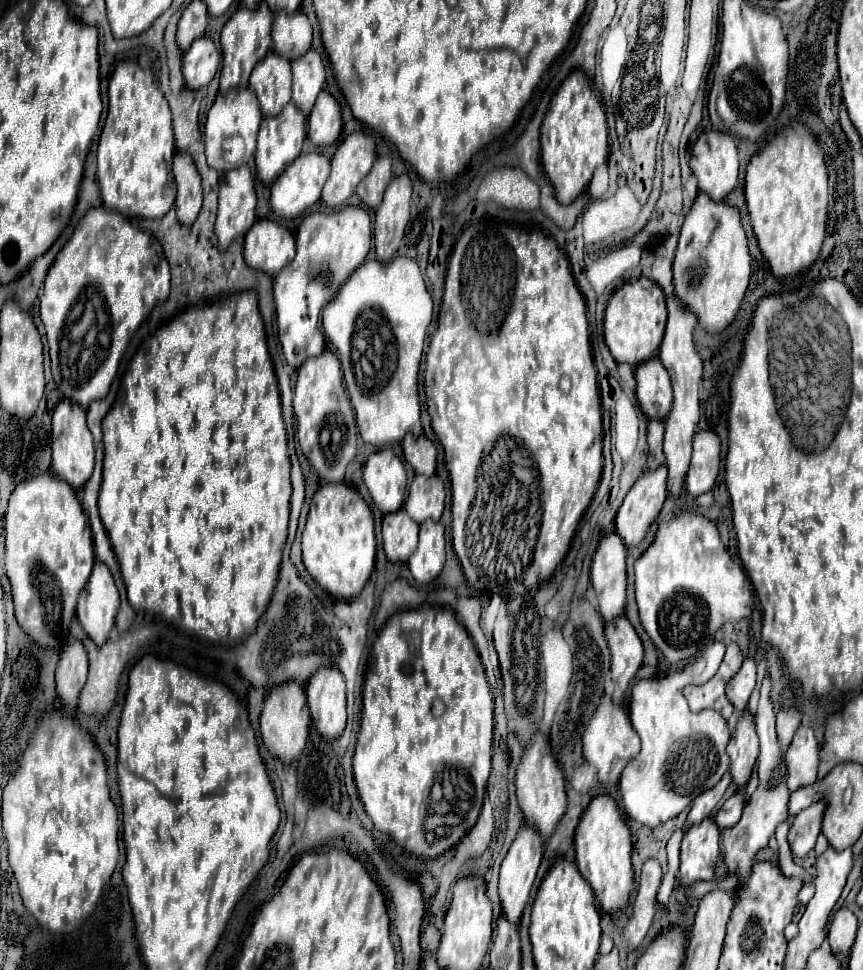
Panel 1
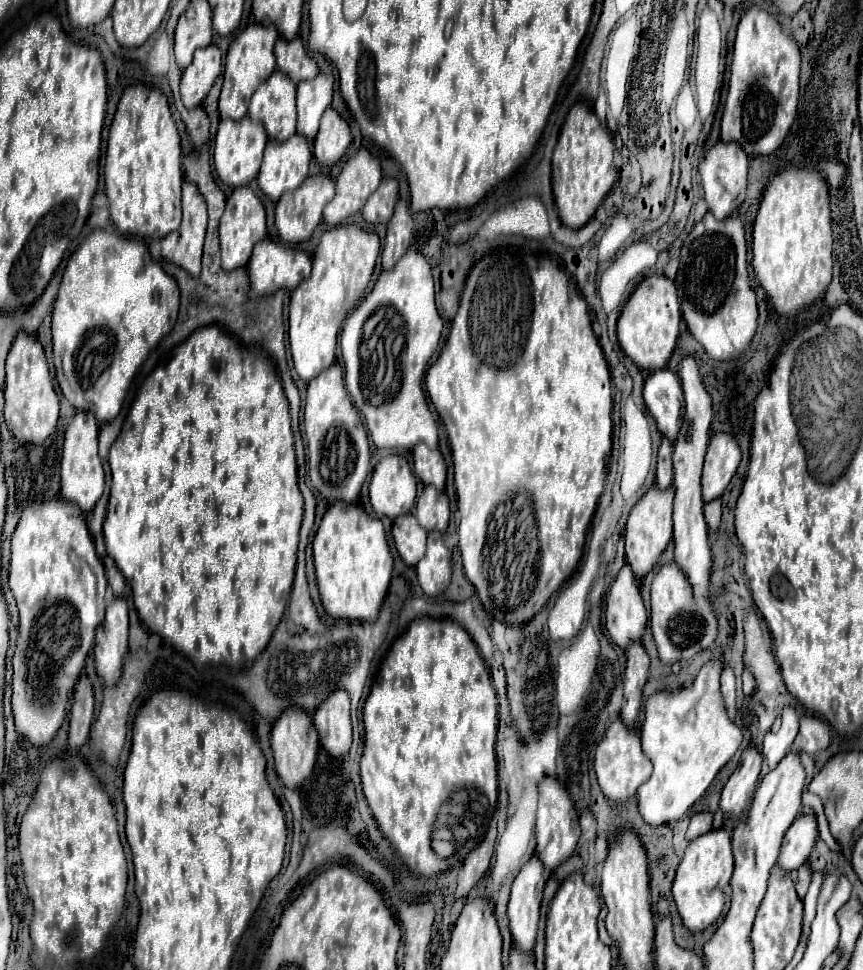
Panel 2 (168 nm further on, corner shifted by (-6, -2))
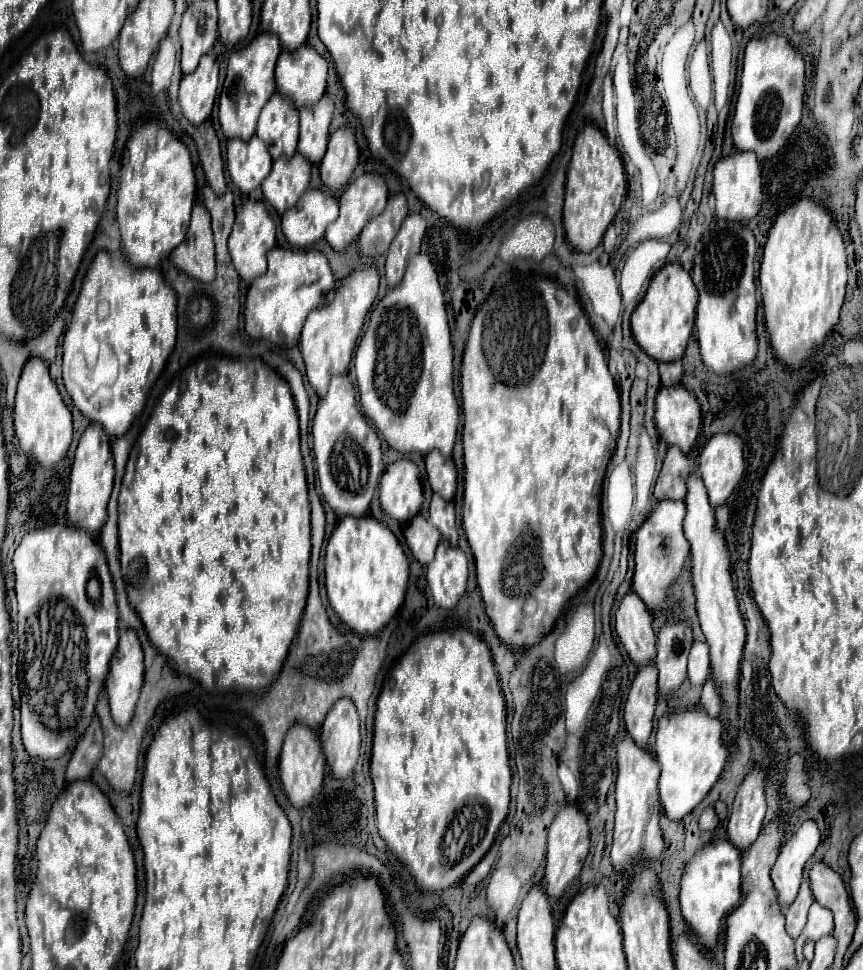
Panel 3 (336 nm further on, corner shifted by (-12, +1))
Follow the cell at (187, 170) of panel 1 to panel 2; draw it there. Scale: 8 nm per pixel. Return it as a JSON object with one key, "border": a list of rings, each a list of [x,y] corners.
{"border":[[[184,180],[182,184],[182,224],[178,230],[170,232],[166,238],[162,238],[160,242],[150,246],[150,252],[156,260],[170,260],[178,266],[182,266],[184,270],[188,270],[192,276],[200,274],[200,260],[202,260],[202,246],[204,246],[204,234],[206,234],[206,202],[198,190],[198,186],[194,186],[194,182]]]}

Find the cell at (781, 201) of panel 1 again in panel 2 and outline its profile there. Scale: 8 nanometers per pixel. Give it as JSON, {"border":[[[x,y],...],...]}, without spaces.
{"border":[[[788,166],[770,176],[754,222],[754,274],[778,314],[792,314],[824,294],[832,278],[828,186],[812,166]]]}

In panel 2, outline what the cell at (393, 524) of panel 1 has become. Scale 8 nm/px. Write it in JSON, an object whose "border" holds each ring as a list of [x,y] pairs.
{"border":[[[414,514],[398,516],[398,520],[394,520],[394,526],[392,526],[394,546],[400,554],[400,558],[408,566],[416,566],[416,562],[424,556],[426,536],[428,536],[428,532],[418,524]]]}

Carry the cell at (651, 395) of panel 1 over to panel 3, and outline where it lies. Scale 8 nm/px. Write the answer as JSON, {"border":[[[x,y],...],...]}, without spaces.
{"border":[[[682,385],[660,389],[660,393],[656,397],[656,429],[658,429],[660,439],[668,447],[676,445],[676,447],[680,447],[682,453],[690,453],[696,445],[698,435],[700,435],[700,423],[702,423],[700,403],[692,391],[688,391]]]}

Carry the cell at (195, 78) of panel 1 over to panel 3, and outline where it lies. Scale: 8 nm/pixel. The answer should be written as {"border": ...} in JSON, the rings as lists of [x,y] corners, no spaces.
{"border":[[[206,53],[200,59],[196,71],[182,77],[178,91],[182,115],[194,125],[204,123],[212,113],[216,91],[218,91],[218,61],[212,53]]]}

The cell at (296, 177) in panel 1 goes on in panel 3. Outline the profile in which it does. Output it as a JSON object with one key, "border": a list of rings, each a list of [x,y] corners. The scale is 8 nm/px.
{"border":[[[308,189],[296,207],[282,215],[282,231],[292,247],[310,247],[324,237],[328,223],[338,217],[338,201],[326,191]]]}

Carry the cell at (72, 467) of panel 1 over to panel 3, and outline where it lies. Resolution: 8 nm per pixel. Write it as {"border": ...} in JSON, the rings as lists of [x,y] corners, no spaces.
{"border":[[[90,425],[86,433],[80,437],[72,463],[68,487],[68,521],[90,535],[98,533],[108,519],[108,501],[112,495],[112,487],[114,487],[114,461],[110,453],[110,439],[106,437],[104,429],[100,429],[100,425]]]}

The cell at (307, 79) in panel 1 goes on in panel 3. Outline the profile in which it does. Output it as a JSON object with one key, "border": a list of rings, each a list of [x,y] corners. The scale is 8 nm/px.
{"border":[[[324,95],[322,101],[318,101],[318,105],[314,105],[312,109],[308,107],[300,109],[298,153],[310,163],[318,165],[326,153],[332,111],[334,111],[334,103],[330,95]]]}

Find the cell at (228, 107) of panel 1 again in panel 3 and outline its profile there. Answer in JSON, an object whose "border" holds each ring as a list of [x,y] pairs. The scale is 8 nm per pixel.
{"border":[[[252,137],[248,143],[238,139],[228,141],[228,173],[242,193],[260,187],[270,169],[272,157],[268,157],[268,151],[258,137]]]}

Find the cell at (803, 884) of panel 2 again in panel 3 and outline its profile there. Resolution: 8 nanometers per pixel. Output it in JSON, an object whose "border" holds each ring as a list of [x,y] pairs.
{"border":[[[802,883],[800,893],[796,897],[796,901],[786,909],[786,931],[790,933],[792,939],[796,939],[800,935],[800,931],[806,925],[806,917],[808,917],[808,909],[814,903],[814,895],[810,891],[810,883]]]}

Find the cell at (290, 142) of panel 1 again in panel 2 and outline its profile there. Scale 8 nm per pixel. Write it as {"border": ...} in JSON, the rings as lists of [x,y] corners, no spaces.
{"border":[[[298,134],[284,142],[270,140],[266,144],[262,168],[258,174],[260,190],[276,202],[286,190],[298,188],[308,178],[310,158],[312,146]]]}

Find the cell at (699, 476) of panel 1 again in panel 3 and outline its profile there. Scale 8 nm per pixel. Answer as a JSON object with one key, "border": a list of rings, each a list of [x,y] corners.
{"border":[[[734,433],[714,435],[702,449],[698,471],[708,489],[708,499],[712,507],[720,507],[732,495],[738,485],[744,463],[744,445]]]}

